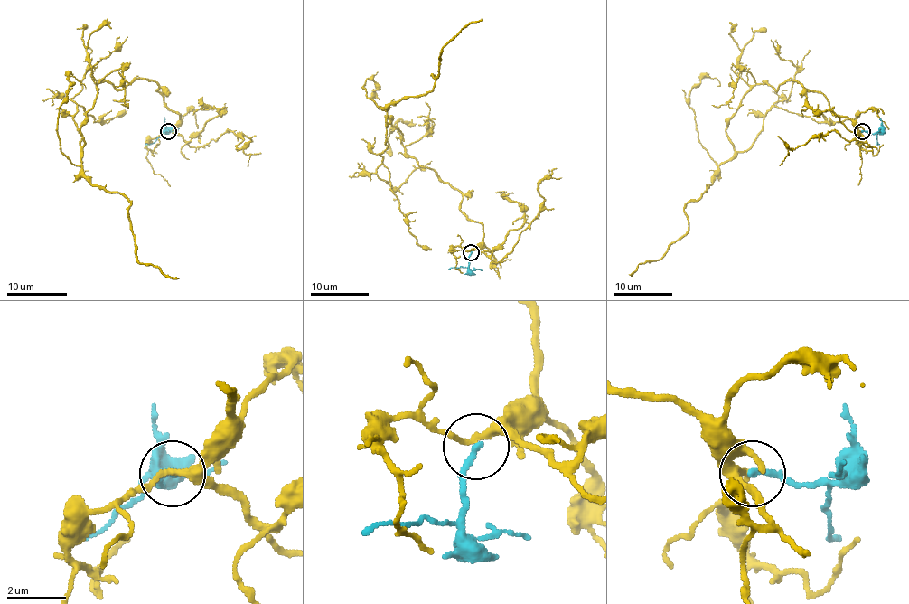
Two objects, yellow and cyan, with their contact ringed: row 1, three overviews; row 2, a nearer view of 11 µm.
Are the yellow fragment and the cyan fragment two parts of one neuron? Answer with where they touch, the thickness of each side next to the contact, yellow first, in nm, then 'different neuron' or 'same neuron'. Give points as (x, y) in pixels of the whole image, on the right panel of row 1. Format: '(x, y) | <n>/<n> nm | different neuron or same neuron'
(862, 131) | 220/200 nm | different neuron

